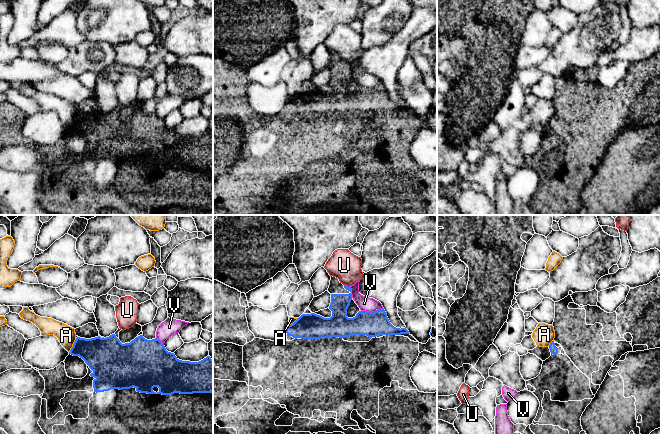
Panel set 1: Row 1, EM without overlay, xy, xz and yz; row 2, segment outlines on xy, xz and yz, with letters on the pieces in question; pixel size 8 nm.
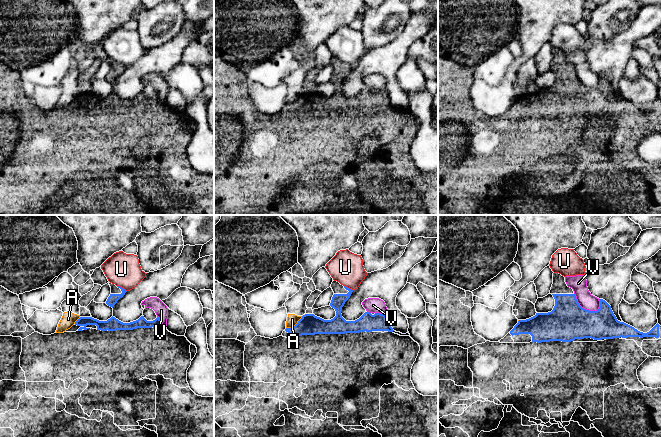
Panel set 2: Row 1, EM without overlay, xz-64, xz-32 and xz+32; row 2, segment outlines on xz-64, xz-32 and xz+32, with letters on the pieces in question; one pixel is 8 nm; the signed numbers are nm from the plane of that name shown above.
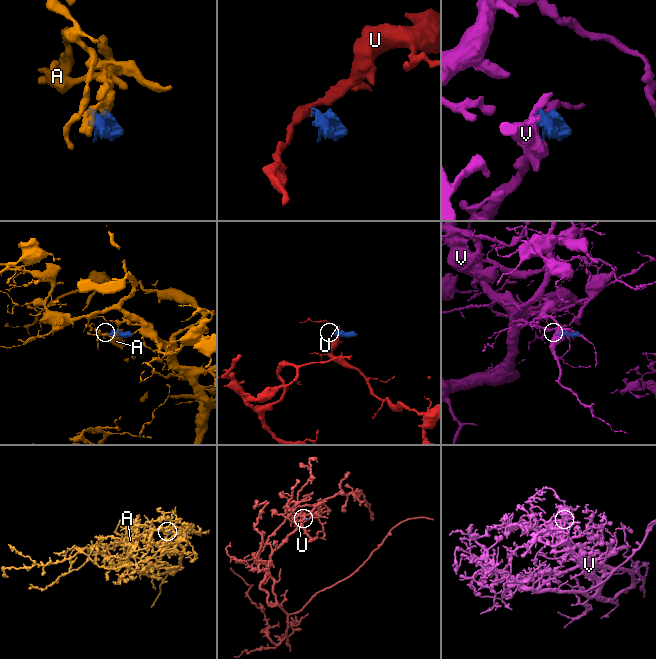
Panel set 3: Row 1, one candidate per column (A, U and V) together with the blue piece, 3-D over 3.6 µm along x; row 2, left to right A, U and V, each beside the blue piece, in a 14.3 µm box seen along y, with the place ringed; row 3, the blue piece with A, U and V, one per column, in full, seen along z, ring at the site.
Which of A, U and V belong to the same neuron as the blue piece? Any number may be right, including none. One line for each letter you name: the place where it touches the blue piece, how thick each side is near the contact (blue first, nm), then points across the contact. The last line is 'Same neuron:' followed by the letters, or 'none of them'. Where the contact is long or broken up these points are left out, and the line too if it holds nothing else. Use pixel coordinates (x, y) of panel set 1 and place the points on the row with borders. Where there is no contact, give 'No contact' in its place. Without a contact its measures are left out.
Same neuron: none of them

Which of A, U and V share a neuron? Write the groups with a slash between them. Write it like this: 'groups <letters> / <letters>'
groups A / U / V

